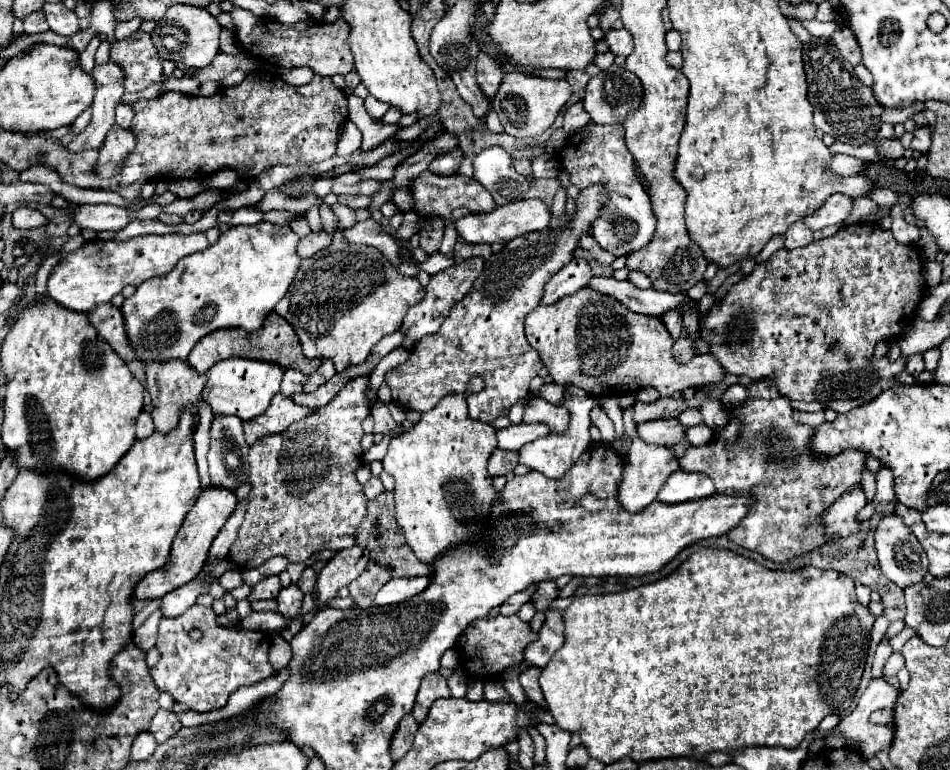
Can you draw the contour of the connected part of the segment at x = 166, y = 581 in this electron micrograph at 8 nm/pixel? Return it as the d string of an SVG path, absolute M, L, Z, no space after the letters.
M206 486L202 490L202 494L198 496L196 504L192 506L192 510L186 514L174 542L172 542L172 550L170 550L170 558L168 562L158 568L148 572L134 588L134 598L136 600L152 600L152 598L162 598L164 594L168 594L170 590L176 590L178 586L184 586L186 582L192 582L206 556L208 556L208 548L212 544L212 540L216 538L216 534L220 532L220 528L224 526L224 522L230 518L230 514L234 512L238 500L236 500L236 492L228 490L228 488L220 488L220 486Z

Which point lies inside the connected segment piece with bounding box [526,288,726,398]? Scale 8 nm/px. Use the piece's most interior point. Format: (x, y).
(581, 339)

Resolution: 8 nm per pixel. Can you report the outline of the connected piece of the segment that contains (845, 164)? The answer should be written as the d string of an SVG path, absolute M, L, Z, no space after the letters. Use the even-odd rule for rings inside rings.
M836 154L830 162L830 168L836 172L836 174L842 174L842 176L854 176L858 174L862 168L866 166L864 160L858 160L858 158L852 158L852 156L844 156L844 154Z

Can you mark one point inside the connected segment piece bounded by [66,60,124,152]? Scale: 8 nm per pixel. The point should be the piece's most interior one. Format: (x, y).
(109, 89)

